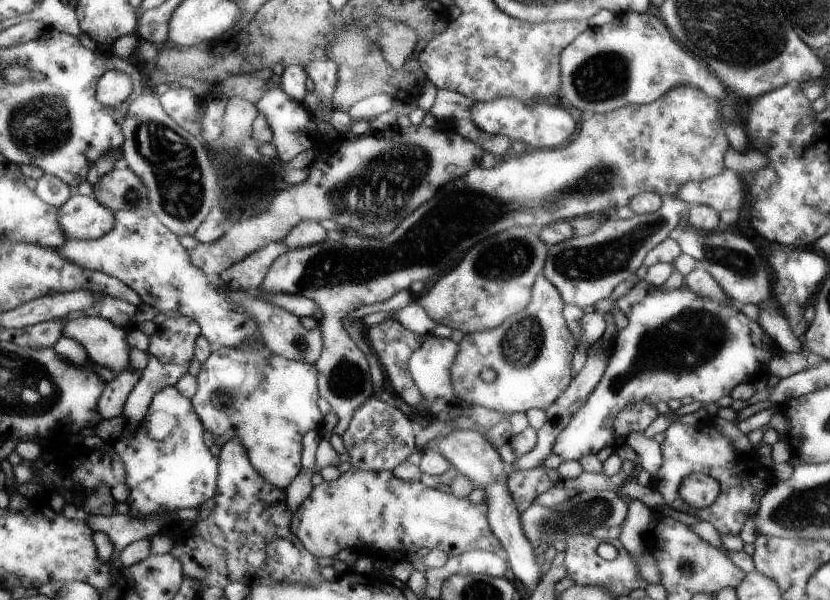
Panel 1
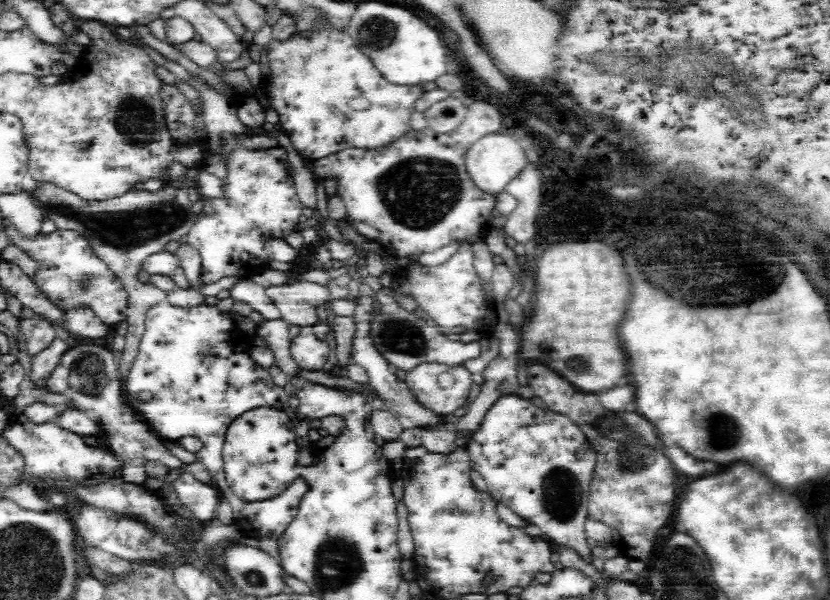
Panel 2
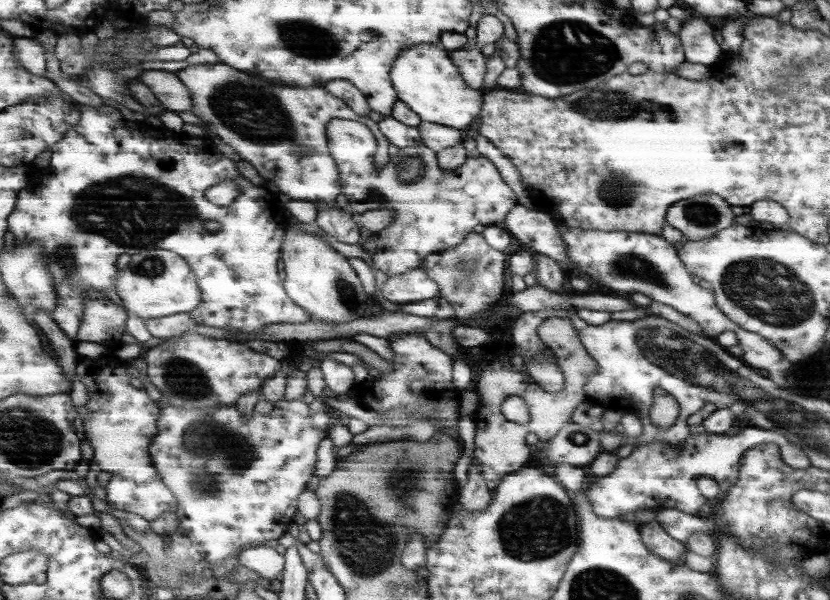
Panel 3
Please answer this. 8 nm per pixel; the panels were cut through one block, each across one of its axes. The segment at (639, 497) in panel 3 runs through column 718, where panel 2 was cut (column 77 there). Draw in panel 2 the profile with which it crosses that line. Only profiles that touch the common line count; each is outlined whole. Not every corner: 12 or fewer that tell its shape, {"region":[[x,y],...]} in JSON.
{"region":[[14,418],[6,440],[26,480],[82,482],[122,468],[56,422]]}

